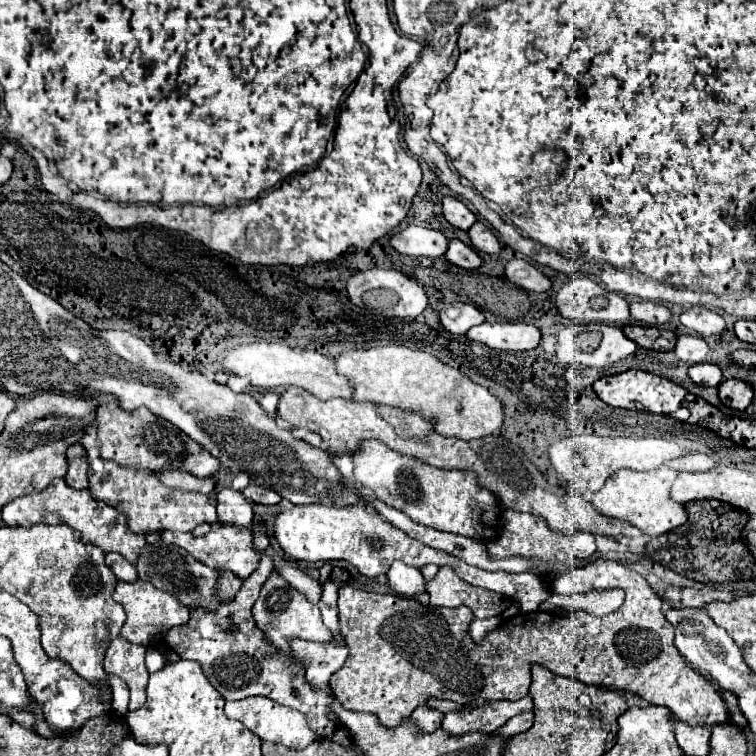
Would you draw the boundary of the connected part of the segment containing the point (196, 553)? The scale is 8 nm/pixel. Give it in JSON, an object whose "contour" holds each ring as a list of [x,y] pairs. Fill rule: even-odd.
{"contour":[[[218,526],[212,528],[206,536],[192,536],[192,532],[162,532],[162,540],[166,544],[176,544],[184,550],[188,550],[196,560],[200,560],[202,564],[218,570],[218,568],[228,568],[234,574],[238,574],[240,578],[248,578],[256,568],[258,568],[258,560],[262,558],[262,552],[254,548],[252,542],[252,530],[250,528],[236,528],[236,526]]]}

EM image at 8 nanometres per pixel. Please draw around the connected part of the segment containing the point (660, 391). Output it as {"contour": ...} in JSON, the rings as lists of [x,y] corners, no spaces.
{"contour":[[[626,370],[626,372],[614,374],[614,376],[600,378],[598,382],[594,382],[594,392],[610,406],[632,410],[634,404],[640,404],[644,410],[656,412],[656,414],[672,414],[674,410],[684,406],[684,394],[688,394],[684,388],[676,386],[668,378],[650,374],[644,370]]]}

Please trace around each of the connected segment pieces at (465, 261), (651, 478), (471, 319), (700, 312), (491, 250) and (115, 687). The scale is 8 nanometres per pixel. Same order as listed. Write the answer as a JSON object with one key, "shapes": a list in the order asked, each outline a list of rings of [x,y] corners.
{"shapes":[[[[450,240],[450,246],[448,246],[448,252],[446,252],[446,260],[452,262],[454,266],[460,266],[460,268],[466,268],[466,270],[476,270],[482,266],[482,258],[478,256],[476,250],[472,250],[470,246],[466,246],[464,242],[460,240]]],[[[668,466],[650,470],[650,472],[622,470],[606,480],[606,484],[594,494],[592,504],[604,516],[626,520],[626,522],[634,524],[636,528],[640,528],[644,534],[660,536],[660,534],[666,534],[666,532],[682,526],[688,520],[684,504],[678,504],[670,498],[670,486],[676,480],[676,476],[678,476],[678,472]]],[[[452,302],[440,310],[440,322],[452,334],[466,334],[472,326],[484,322],[484,314],[474,304]]],[[[694,306],[682,312],[680,322],[700,336],[714,336],[726,328],[726,322],[718,312],[702,308],[702,306]]],[[[480,220],[468,230],[468,236],[470,236],[470,240],[472,240],[472,244],[474,244],[476,250],[480,250],[484,254],[490,254],[490,256],[500,254],[500,242],[490,232],[490,228],[486,224],[482,224]]],[[[107,674],[112,689],[112,704],[111,708],[113,712],[120,713],[118,715],[125,716],[128,712],[129,703],[129,690],[124,681],[119,677]]]]}

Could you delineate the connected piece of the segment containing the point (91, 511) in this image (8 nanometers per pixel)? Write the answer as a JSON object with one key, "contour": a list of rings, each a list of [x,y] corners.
{"contour":[[[64,478],[54,480],[54,484],[50,484],[46,490],[42,490],[38,494],[18,496],[18,498],[10,500],[10,504],[6,504],[2,508],[2,520],[8,526],[24,526],[24,528],[30,528],[32,524],[38,524],[38,522],[68,524],[72,530],[78,530],[82,534],[82,540],[96,544],[104,552],[118,552],[130,562],[138,560],[140,548],[146,544],[144,532],[134,534],[134,532],[130,532],[130,528],[126,528],[126,514],[114,510],[108,504],[102,504],[100,500],[94,500],[90,496],[88,488],[84,488],[84,490],[70,488],[64,482]]]}

